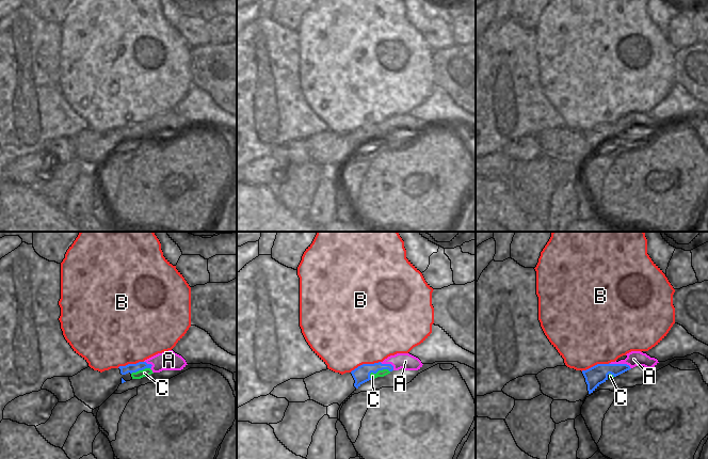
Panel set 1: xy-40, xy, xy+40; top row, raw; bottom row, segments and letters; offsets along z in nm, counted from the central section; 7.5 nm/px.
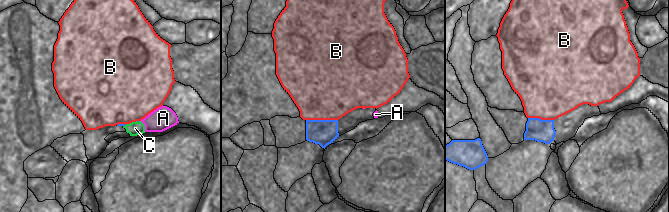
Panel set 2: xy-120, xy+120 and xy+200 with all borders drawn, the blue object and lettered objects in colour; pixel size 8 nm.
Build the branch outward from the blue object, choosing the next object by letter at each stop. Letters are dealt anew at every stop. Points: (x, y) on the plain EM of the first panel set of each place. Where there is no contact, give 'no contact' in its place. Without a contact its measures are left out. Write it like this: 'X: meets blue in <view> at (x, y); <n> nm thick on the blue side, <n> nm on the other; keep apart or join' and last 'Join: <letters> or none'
A: meets blue in xy+40 at (621, 125); 140 nm thick on the blue side, 120 nm on the other; keep apart
B: meets blue in xy at (365, 125); 120 nm thick on the blue side, 500 nm on the other; keep apart
C: meets blue in xy at (377, 131); 120 nm thick on the blue side, 50 nm on the other; join
Join: C

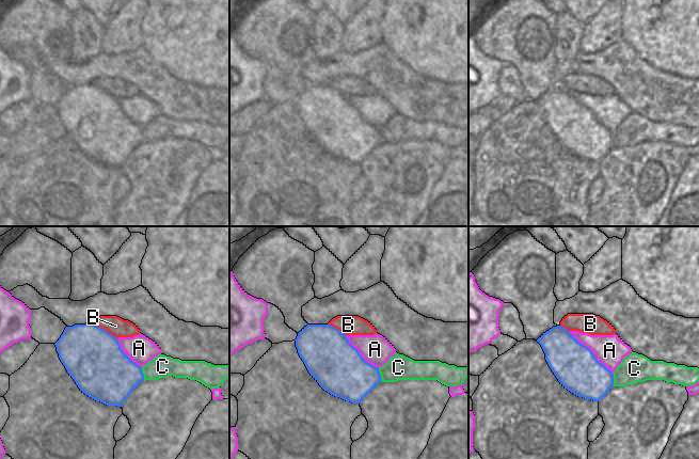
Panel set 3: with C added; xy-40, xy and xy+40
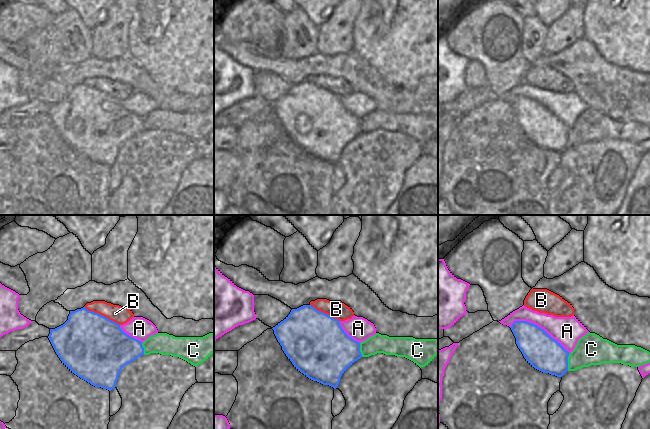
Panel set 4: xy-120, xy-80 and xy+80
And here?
A: meets blue in xy+40 at (591, 113); 320 nm thick on the blue side, 240 nm on the other; keep apart
B: meets blue in xy-40 at (105, 91); 440 nm thick on the blue side, 140 nm on the other; keep apart
C: meets blue in xy at (380, 136); 360 nm thick on the blue side, 190 nm on the other; keep apart
Join: none

